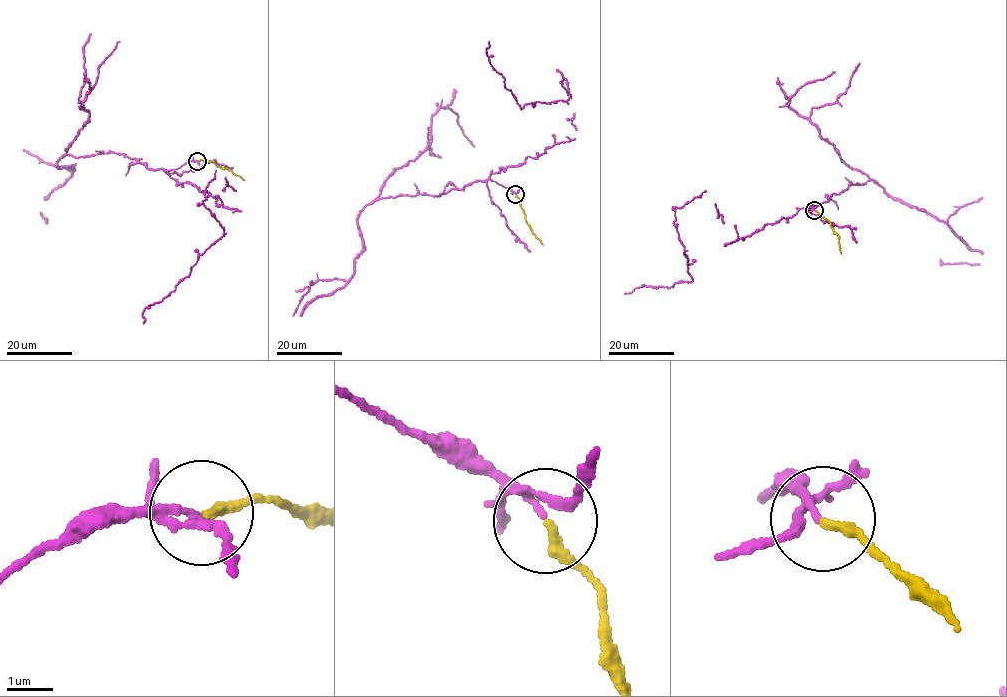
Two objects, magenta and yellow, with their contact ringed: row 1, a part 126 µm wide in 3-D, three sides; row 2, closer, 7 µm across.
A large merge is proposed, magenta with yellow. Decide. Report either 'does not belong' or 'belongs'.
belongs

